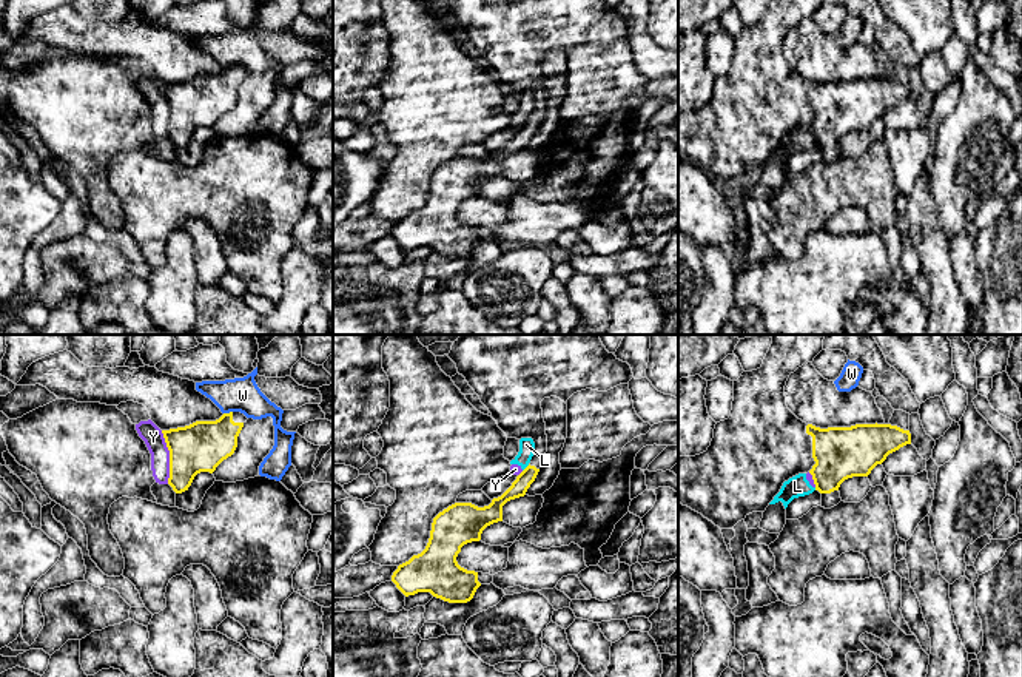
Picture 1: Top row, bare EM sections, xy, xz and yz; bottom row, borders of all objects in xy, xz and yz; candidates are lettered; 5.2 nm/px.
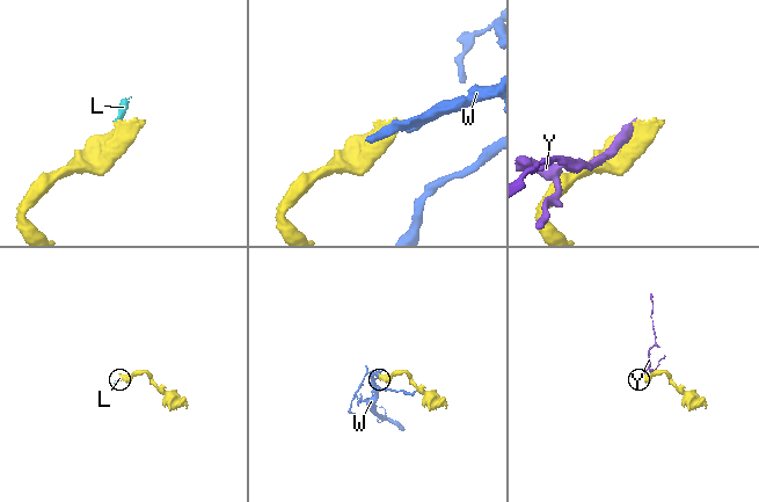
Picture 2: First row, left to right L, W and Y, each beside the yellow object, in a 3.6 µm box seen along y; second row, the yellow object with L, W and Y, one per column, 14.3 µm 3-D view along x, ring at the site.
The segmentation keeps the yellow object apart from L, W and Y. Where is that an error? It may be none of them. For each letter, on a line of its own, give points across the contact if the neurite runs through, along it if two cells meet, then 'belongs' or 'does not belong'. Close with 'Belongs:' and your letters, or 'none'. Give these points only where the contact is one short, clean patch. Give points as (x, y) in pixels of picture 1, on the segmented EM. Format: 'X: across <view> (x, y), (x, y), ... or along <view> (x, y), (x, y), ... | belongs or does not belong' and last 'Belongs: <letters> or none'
L: along xz (529, 464), (523, 471) | does not belong
W: along xy (231, 410), (224, 414) | does not belong
Y: does not belong
Belongs: none

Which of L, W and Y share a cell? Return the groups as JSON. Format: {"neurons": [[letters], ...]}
{"neurons": [["L", "Y"], ["W"]]}

